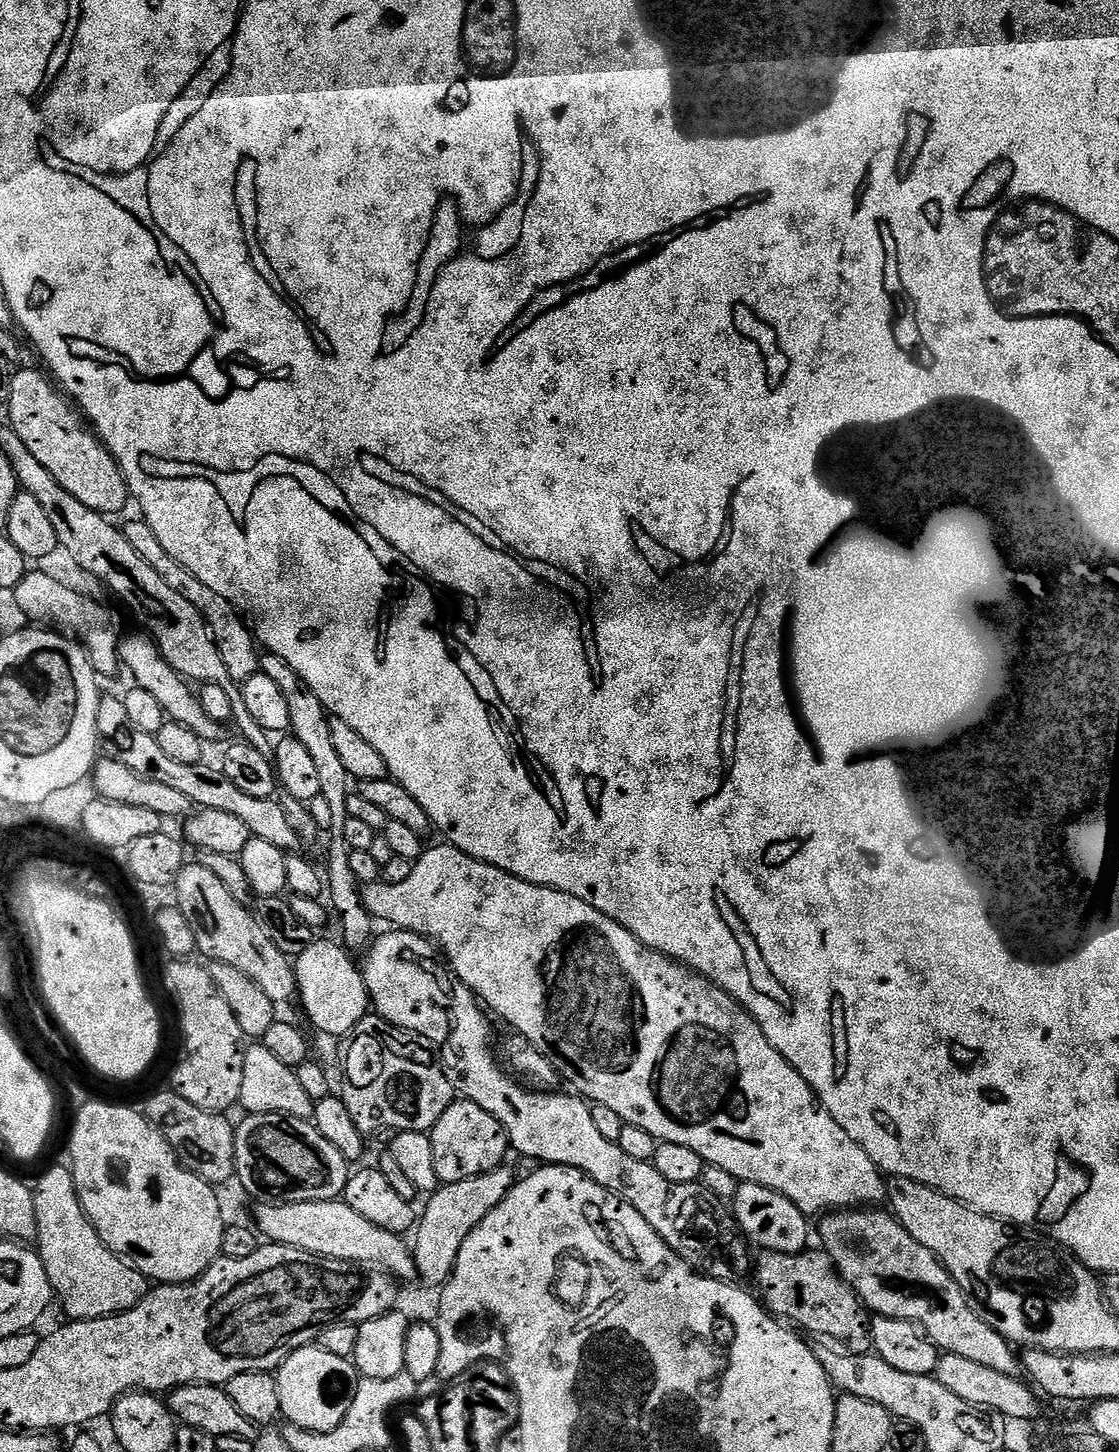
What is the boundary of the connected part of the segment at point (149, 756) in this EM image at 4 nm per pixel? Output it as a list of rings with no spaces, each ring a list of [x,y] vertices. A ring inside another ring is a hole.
[[[101,695],[98,706],[98,734],[102,741],[102,752],[109,760],[122,763],[134,774],[150,782],[160,782],[164,786],[186,794],[197,809],[222,810],[222,814],[234,814],[234,818],[246,822],[249,833],[258,838],[266,838],[266,842],[285,850],[292,850],[298,844],[297,834],[291,828],[284,815],[279,799],[267,796],[254,798],[251,794],[242,794],[234,782],[219,767],[211,768],[208,762],[182,766],[182,762],[174,762],[158,747],[155,736],[146,734],[146,730],[138,730],[134,722],[130,722],[126,714],[126,706],[119,695]]]

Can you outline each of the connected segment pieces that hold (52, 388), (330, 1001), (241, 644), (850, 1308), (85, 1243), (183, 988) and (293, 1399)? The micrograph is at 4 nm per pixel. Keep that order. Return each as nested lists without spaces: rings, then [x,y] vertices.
[[[24,368],[21,372],[20,369],[13,371],[10,394],[6,401],[7,423],[18,434],[18,438],[26,442],[26,450],[30,450],[30,454],[34,454],[34,458],[38,458],[38,462],[42,462],[42,466],[46,466],[46,470],[54,474],[54,482],[58,482],[62,490],[74,494],[74,498],[78,498],[82,506],[90,506],[90,510],[105,514],[122,511],[127,504],[130,504],[130,493],[120,465],[105,448],[104,441],[85,423],[81,413],[70,403],[69,397],[58,390],[57,385],[43,371],[41,372],[35,372],[32,368]]]
[[[313,939],[312,945],[295,957],[296,991],[299,1003],[304,1003],[308,1020],[328,1036],[347,1037],[370,1012],[368,991],[364,985],[363,971],[354,961],[353,953],[343,943]]]
[[[143,518],[135,519],[122,524],[126,542],[130,542],[132,549],[149,566],[154,566],[154,570],[158,570],[158,574],[162,574],[163,580],[174,590],[178,590],[178,594],[182,594],[182,598],[186,598],[186,602],[190,602],[200,611],[201,616],[204,617],[204,623],[208,626],[208,631],[212,634],[212,639],[215,640],[218,650],[222,654],[222,662],[226,662],[226,674],[230,674],[230,678],[237,682],[243,682],[255,676],[262,656],[261,653],[256,653],[258,644],[245,617],[226,598],[222,598],[222,594],[214,594],[214,590],[210,590],[210,586],[206,586],[206,582],[198,582],[198,578],[194,578],[194,574],[190,574],[190,570],[186,570],[181,564],[174,562],[174,558],[170,558],[170,554],[166,554],[162,542],[158,542],[154,530],[150,530],[147,522]]]
[[[823,1250],[812,1251],[794,1254],[761,1251],[756,1264],[754,1260],[756,1284],[760,1287],[759,1299],[765,1309],[781,1321],[791,1322],[797,1329],[805,1328],[820,1336],[816,1338],[823,1338],[837,1345],[845,1344],[849,1353],[867,1353],[872,1347],[872,1326],[868,1309],[860,1301],[860,1295],[840,1276],[840,1271],[836,1269],[836,1264],[828,1257],[828,1253]]]
[[[71,1167],[52,1168],[34,1184],[34,1210],[38,1214],[40,1261],[46,1266],[55,1299],[64,1307],[69,1321],[117,1316],[138,1306],[148,1295],[148,1277],[111,1252],[89,1222],[76,1193]]]
[[[188,958],[173,959],[164,972],[164,988],[176,999],[184,1027],[184,1057],[172,1076],[171,1087],[186,1102],[207,1112],[224,1114],[240,1102],[246,1037],[238,1026],[238,1018],[234,1018],[234,1010],[218,994],[211,971],[192,962]]]
[[[319,1346],[300,1348],[284,1359],[275,1373],[280,1395],[280,1411],[289,1425],[311,1432],[329,1432],[346,1418],[350,1402],[354,1402],[361,1377],[349,1358],[338,1358],[330,1350]]]

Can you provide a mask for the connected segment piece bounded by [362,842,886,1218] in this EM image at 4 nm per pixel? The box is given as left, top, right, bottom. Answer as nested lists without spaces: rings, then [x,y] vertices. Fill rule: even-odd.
[[[440,842],[437,848],[425,847],[403,882],[365,883],[362,895],[364,908],[371,914],[373,921],[385,920],[388,923],[385,925],[393,929],[416,932],[435,942],[446,957],[456,979],[462,981],[482,1001],[485,1009],[493,1008],[513,1028],[511,1031],[515,1035],[530,1041],[555,1066],[561,1077],[577,1088],[573,1089],[585,1101],[609,1108],[620,1122],[642,1126],[646,1134],[650,1134],[661,1144],[690,1146],[690,1150],[701,1156],[705,1164],[722,1166],[726,1174],[734,1174],[737,1182],[766,1186],[790,1198],[790,1202],[799,1206],[809,1218],[816,1218],[833,1210],[856,1210],[859,1209],[859,1204],[876,1206],[879,1205],[876,1204],[879,1200],[881,1203],[885,1199],[885,1173],[872,1161],[870,1154],[866,1154],[866,1150],[862,1150],[862,1146],[858,1146],[858,1142],[854,1142],[854,1138],[850,1138],[850,1134],[846,1134],[846,1130],[842,1130],[842,1126],[834,1122],[834,1118],[817,1100],[816,1093],[806,1082],[806,1078],[802,1078],[802,1074],[798,1074],[798,1070],[794,1070],[794,1066],[786,1062],[786,1058],[782,1058],[782,1054],[778,1054],[774,1046],[770,1046],[770,1038],[762,1034],[762,1026],[758,1026],[755,1018],[734,997],[699,972],[692,971],[688,965],[647,948],[642,941],[634,938],[634,934],[630,934],[630,930],[614,922],[614,918],[594,910],[594,906],[582,902],[582,898],[574,898],[565,892],[526,882],[498,866],[482,862],[458,850],[447,842]]]

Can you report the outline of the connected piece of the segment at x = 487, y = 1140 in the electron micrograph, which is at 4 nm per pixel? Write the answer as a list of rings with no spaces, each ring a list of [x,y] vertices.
[[[463,1098],[453,1099],[442,1118],[438,1118],[436,1125],[430,1129],[430,1135],[434,1146],[434,1171],[441,1185],[478,1178],[499,1168],[505,1163],[504,1155],[510,1152],[508,1135],[498,1118],[494,1118],[494,1114],[486,1114],[482,1106]]]

